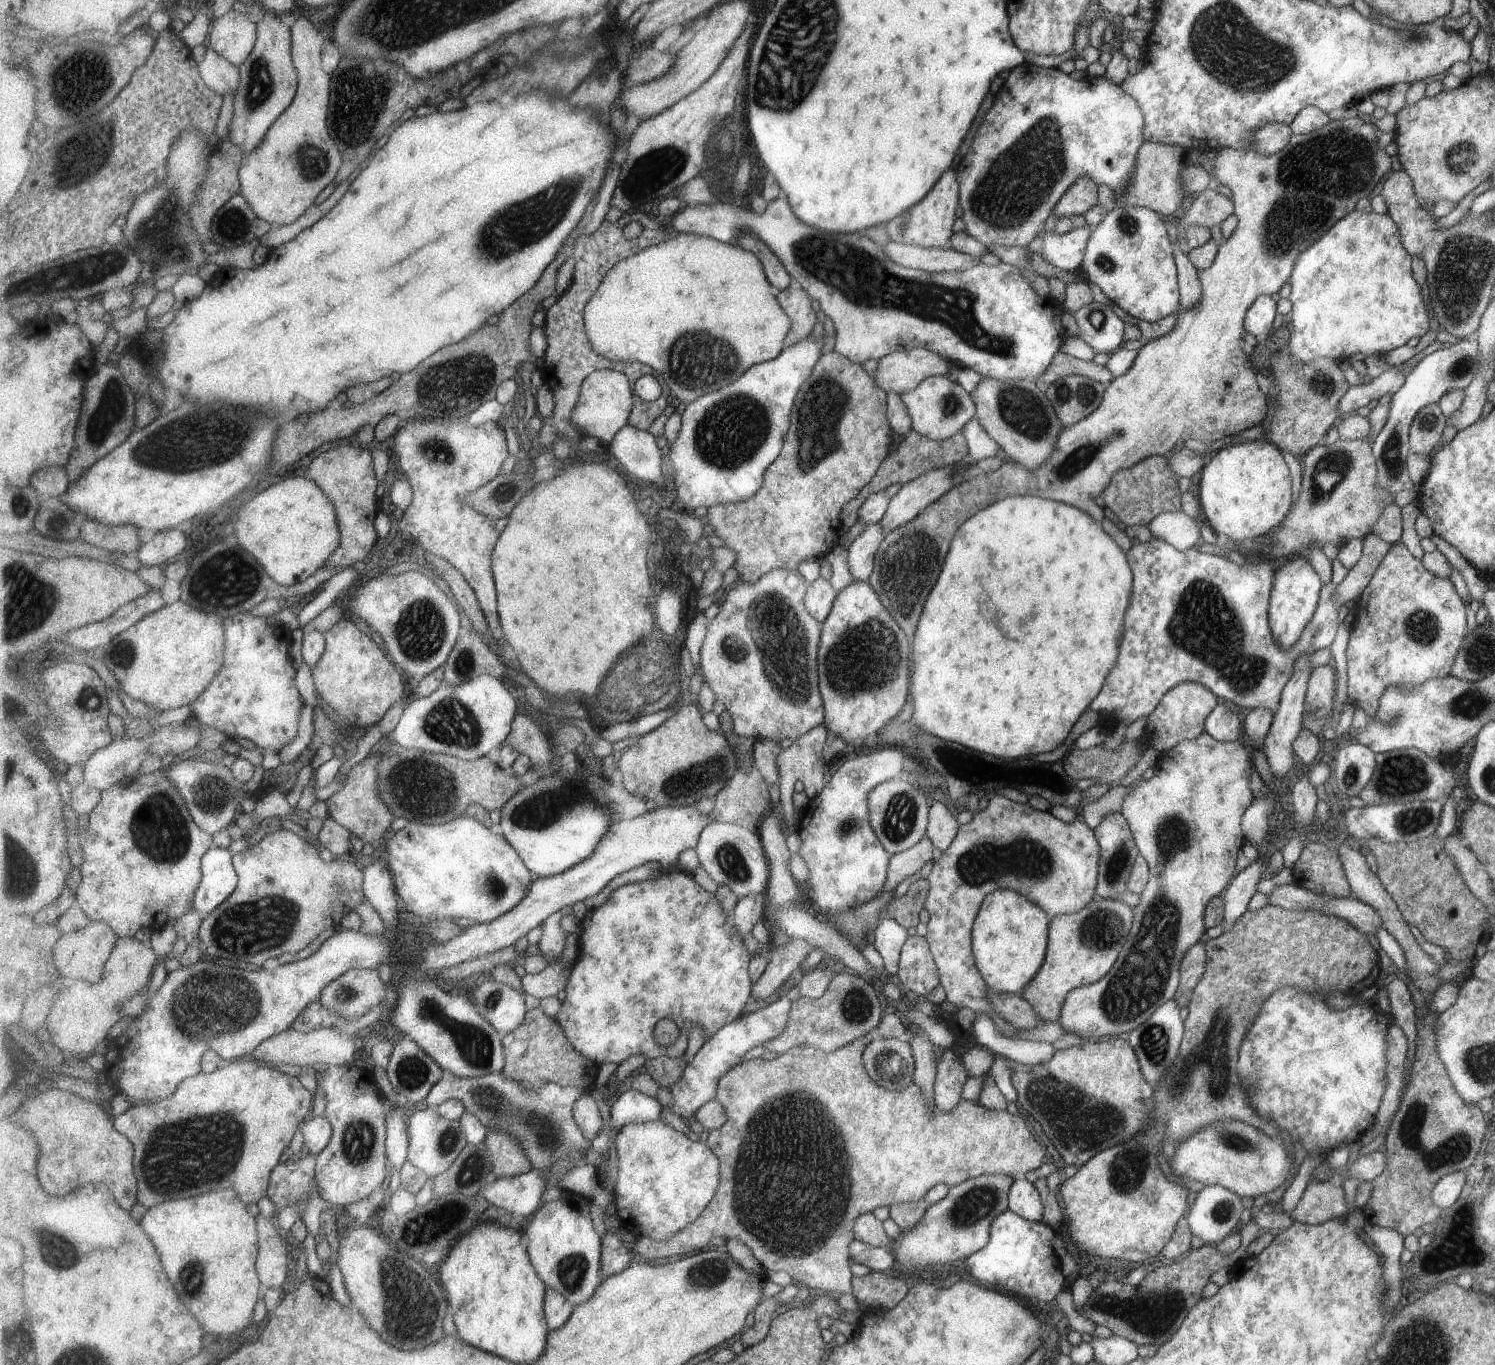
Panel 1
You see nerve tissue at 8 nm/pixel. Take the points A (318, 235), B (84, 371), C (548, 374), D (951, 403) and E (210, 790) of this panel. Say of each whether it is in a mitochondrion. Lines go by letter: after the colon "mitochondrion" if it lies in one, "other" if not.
A: other
B: other
C: other
D: mitochondrion
E: mitochondrion

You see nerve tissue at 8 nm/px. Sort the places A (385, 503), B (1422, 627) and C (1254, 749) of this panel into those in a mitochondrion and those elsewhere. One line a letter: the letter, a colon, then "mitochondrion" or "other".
A: other
B: mitochondrion
C: other

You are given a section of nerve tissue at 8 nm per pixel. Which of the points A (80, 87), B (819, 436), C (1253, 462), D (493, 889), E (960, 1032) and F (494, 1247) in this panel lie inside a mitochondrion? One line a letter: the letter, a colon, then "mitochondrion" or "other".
A: mitochondrion
B: mitochondrion
C: other
D: mitochondrion
E: other
F: other

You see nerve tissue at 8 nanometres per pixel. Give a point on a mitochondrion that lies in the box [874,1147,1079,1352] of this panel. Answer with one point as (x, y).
(977, 1202)

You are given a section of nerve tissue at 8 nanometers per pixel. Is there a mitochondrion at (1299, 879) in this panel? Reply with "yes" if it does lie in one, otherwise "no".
no

